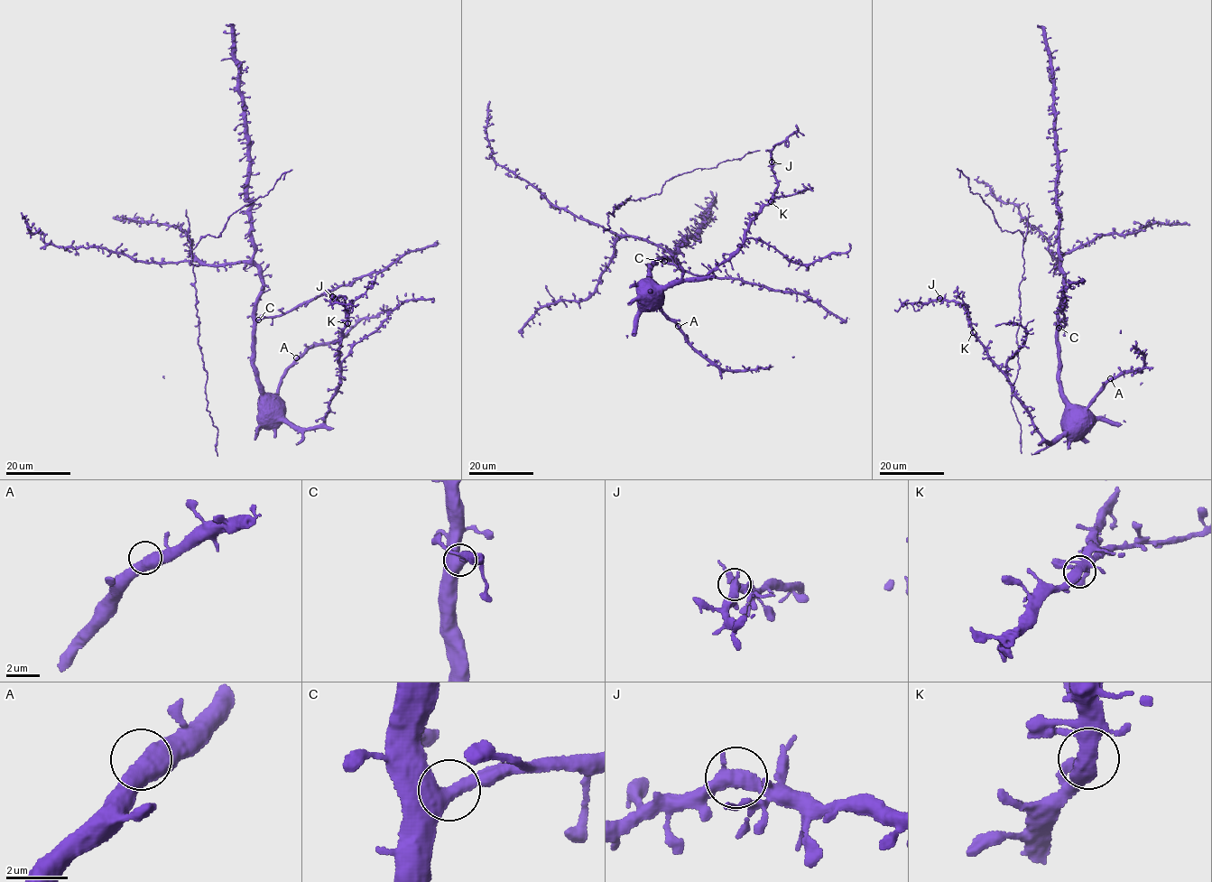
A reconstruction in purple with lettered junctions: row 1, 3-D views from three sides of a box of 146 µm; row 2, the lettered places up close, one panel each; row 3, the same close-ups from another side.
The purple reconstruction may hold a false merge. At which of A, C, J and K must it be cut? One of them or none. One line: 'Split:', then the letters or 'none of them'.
Split: none of them

